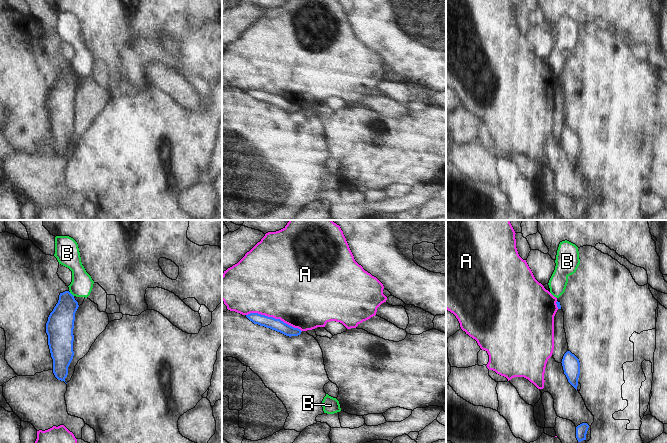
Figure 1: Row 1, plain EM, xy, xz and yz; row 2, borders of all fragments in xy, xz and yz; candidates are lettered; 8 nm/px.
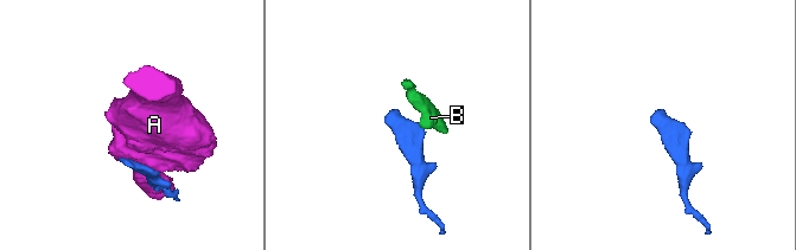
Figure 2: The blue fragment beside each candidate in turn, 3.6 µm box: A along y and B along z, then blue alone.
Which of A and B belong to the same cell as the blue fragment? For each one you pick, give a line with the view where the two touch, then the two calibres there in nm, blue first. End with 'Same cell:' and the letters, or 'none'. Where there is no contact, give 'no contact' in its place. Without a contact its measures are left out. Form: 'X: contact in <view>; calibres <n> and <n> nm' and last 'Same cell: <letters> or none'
Same cell: none

